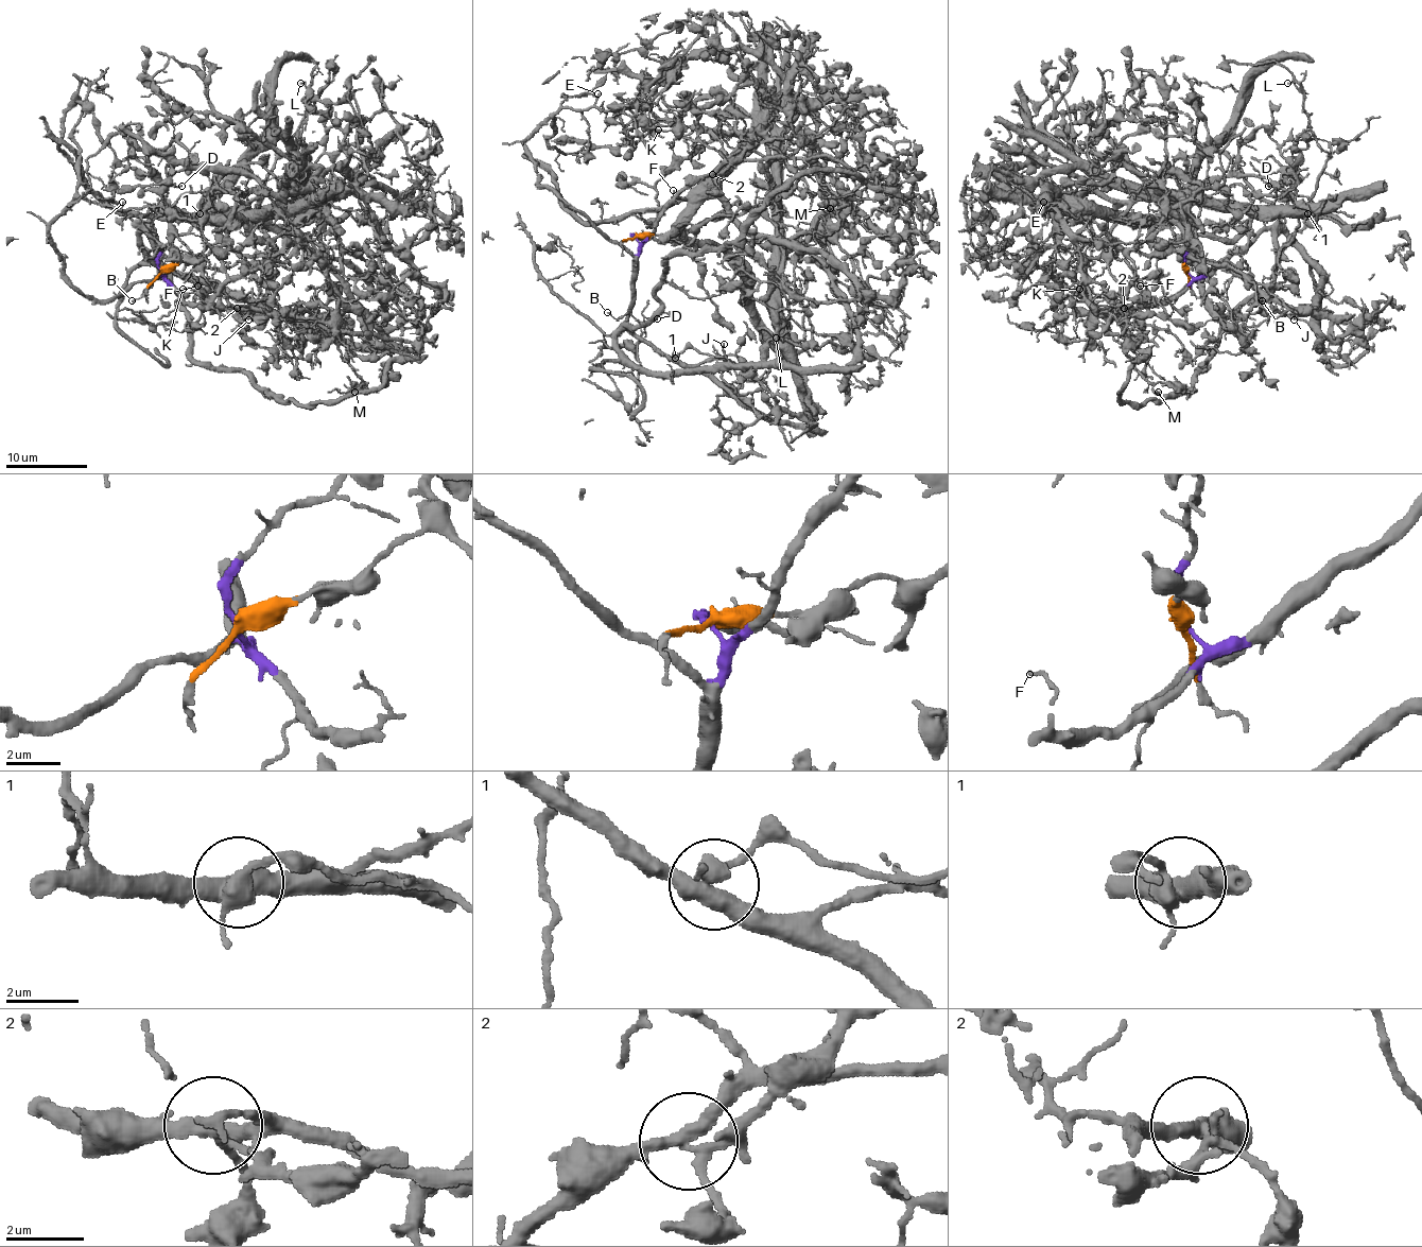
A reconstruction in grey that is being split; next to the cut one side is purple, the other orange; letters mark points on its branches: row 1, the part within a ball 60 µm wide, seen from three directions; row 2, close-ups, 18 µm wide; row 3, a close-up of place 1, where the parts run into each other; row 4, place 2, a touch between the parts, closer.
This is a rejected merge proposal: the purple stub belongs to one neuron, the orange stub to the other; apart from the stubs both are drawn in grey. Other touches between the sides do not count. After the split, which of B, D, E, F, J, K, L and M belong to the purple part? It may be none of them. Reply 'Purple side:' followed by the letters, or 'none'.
Purple side: B, D, E, F, J, K, L, M

